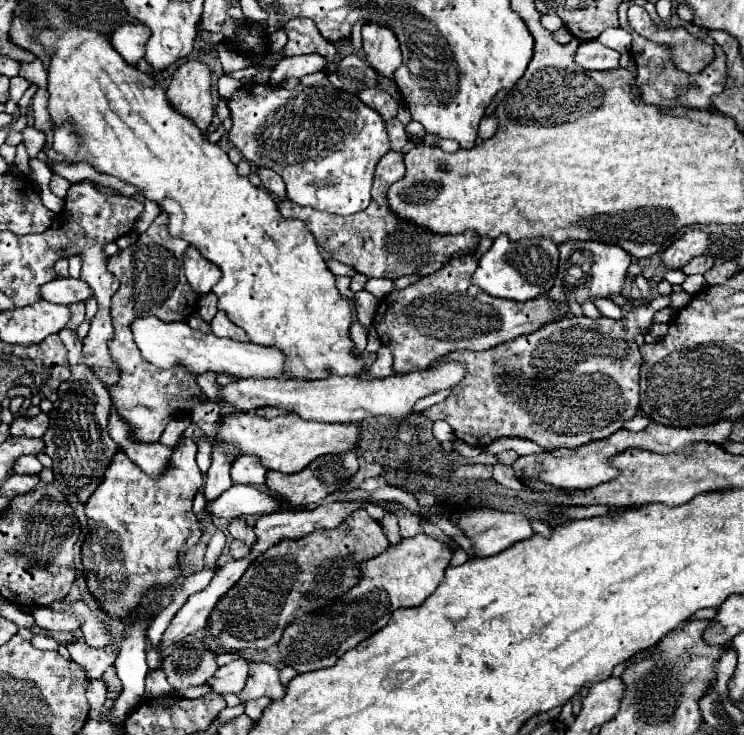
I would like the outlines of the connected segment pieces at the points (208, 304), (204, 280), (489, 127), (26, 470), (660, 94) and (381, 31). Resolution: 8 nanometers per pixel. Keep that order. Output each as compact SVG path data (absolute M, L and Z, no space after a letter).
M213 292L201 298L201 302L199 302L199 314L201 314L201 318L207 324L215 318L215 314L217 314L217 296Z
M189 246L187 252L183 254L183 268L191 288L197 294L211 292L213 284L221 278L221 270L207 258L203 258L195 246Z
M494 112L485 118L485 120L481 120L479 124L479 137L483 140L491 138L498 129L498 121L495 118Z
M19 456L19 460L15 462L15 466L13 466L13 470L17 472L17 474L39 474L41 472L41 462L35 458L35 456Z
M633 32L633 44L631 44L631 56L637 64L637 84L643 90L641 98L647 104L663 106L663 108L677 108L677 106L687 106L687 108L711 108L711 96L720 94L725 90L727 82L727 64L725 64L725 52L711 42L717 58L711 66L707 66L701 74L687 74L683 70L677 70L677 66L671 60L671 52L667 50L665 44L655 44L637 32Z
M367 22L363 26L363 50L367 62L383 76L393 76L401 66L401 50L395 32L383 24Z

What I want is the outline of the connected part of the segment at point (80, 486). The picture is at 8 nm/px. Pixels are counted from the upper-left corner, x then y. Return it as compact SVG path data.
M63 328L59 332L59 338L69 350L71 376L59 386L59 398L53 402L53 408L49 412L49 428L47 434L43 434L43 442L45 452L53 460L55 480L65 480L67 490L77 494L81 502L87 502L95 488L101 484L103 474L119 448L107 432L111 396L107 396L107 388L93 376L93 372L83 366L83 344L79 342L77 334Z

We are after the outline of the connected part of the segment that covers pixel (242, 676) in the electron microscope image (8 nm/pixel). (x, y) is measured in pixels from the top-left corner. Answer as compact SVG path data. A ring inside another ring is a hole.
M237 658L231 664L217 668L215 676L211 676L211 680L207 680L207 684L211 686L211 692L221 694L221 696L239 694L245 688L247 672L249 672L249 660Z

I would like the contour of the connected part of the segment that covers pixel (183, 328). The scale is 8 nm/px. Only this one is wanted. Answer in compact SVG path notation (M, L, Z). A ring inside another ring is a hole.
M147 316L147 318L137 318L135 322L131 322L131 332L133 332L133 340L139 346L143 358L151 364L155 364L157 368L175 368L181 366L185 368L185 372L199 376L203 372L215 372L215 374L231 374L235 378L283 378L283 362L285 356L277 350L277 348L263 348L259 344L253 342L235 342L229 338L215 338L211 332L205 334L201 330L193 330L189 328L185 322L163 322L155 316Z

